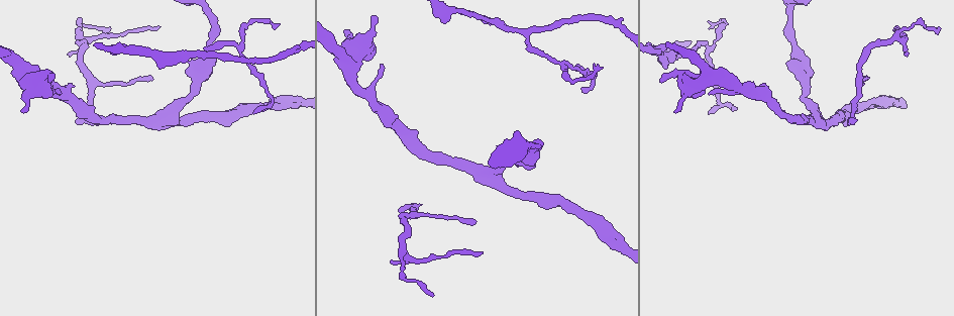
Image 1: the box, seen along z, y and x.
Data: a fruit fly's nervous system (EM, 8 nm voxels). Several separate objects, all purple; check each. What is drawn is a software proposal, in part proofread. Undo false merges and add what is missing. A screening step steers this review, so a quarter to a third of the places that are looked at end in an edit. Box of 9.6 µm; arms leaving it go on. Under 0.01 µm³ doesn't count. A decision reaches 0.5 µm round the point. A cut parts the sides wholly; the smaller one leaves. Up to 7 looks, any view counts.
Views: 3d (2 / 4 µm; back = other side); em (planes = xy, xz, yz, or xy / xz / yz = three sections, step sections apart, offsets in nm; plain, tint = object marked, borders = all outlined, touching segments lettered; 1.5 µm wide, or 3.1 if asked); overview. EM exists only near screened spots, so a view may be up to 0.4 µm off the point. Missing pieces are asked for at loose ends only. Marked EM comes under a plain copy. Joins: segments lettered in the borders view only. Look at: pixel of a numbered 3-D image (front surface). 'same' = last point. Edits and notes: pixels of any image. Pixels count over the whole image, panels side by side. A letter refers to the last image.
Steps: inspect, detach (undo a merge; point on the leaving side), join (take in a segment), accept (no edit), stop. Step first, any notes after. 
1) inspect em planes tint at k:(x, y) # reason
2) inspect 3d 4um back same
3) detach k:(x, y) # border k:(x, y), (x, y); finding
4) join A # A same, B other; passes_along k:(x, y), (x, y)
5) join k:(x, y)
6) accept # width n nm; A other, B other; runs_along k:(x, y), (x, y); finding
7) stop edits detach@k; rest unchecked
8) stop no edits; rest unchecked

inspect 3d 4um back at 1:(346, 31) # an open end

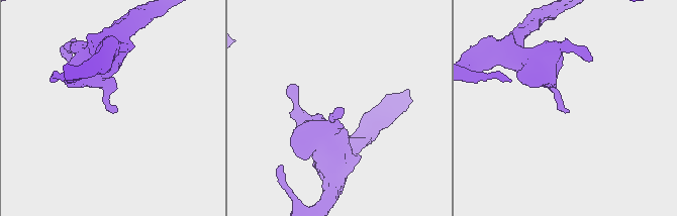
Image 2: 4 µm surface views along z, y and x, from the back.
inspect em xy step 4 tint at 2:(339, 107)

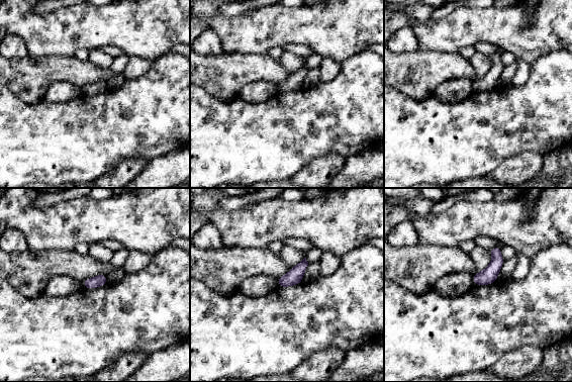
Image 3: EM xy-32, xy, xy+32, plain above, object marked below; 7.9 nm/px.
inspect em planes borders same

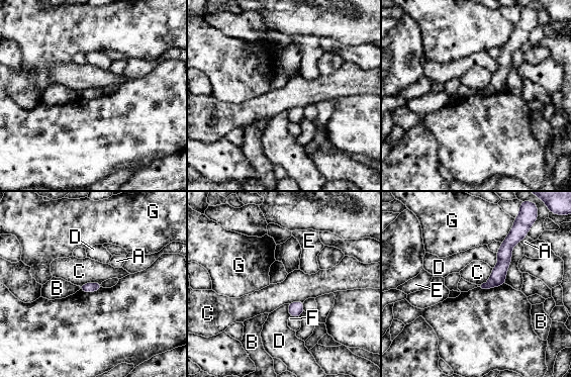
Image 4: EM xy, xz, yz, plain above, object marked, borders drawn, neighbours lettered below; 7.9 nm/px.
accept # A other, B other, C other, D other, E other, F other, G other; border 4:(101, 282), (85, 282), (79, 286); no lettered segment goes on from it

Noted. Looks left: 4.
inspect 3d 2um at 1:(403, 273) # abrupt turn

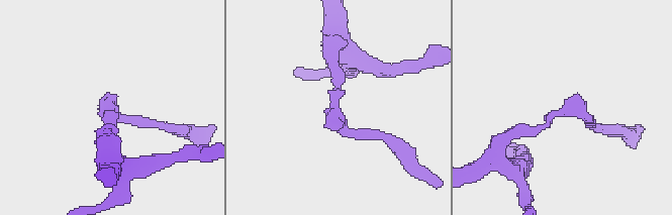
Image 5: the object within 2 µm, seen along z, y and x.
inspect em planes borders at 5:(108, 111) # need the tissue

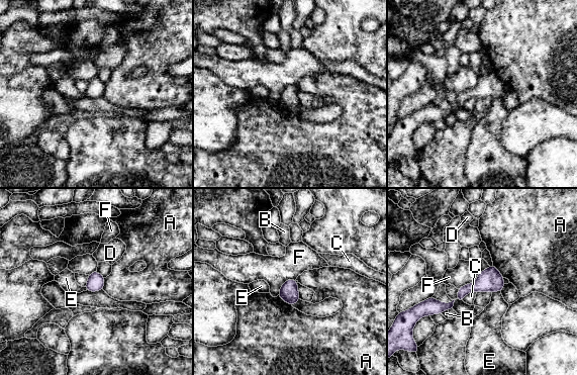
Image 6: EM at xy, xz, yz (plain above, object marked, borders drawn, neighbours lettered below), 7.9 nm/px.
accept # A other, B other, C other, D other, E other, F other; continuous, no second cell

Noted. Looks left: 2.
stop no edits; rest unchecked

